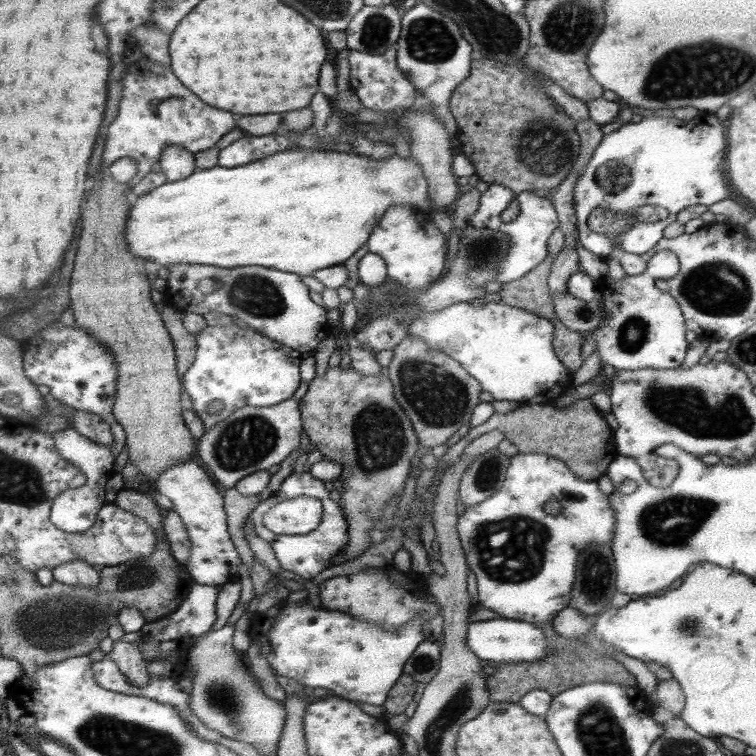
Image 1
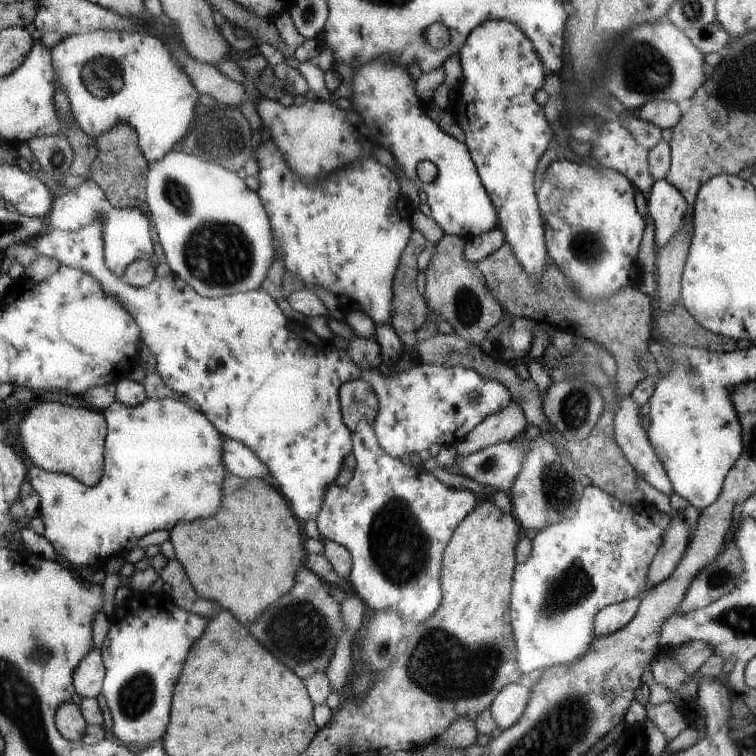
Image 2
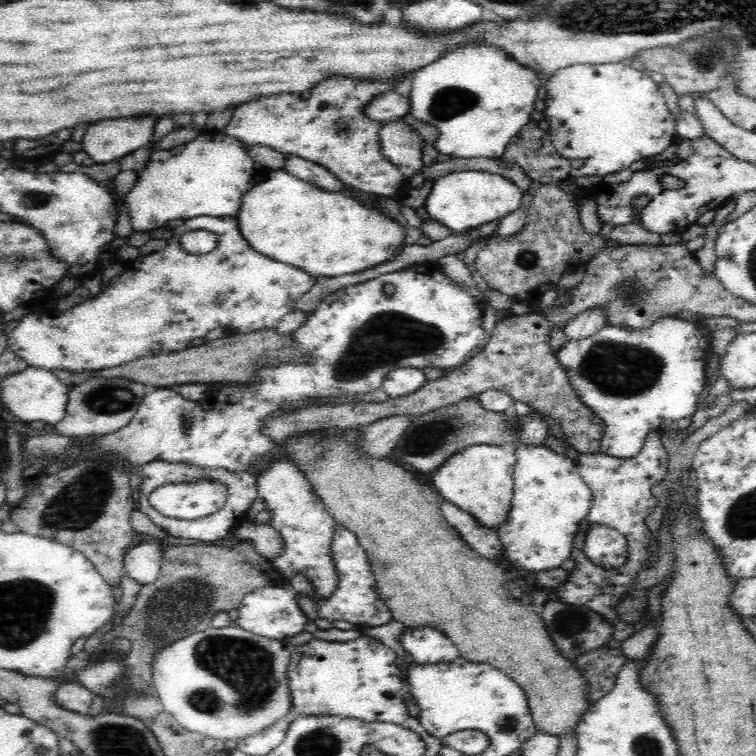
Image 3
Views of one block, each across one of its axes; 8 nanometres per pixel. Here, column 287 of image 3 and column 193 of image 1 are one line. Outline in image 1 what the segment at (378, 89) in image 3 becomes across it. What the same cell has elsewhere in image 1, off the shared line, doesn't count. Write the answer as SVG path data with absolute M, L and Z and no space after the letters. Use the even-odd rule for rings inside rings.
M142 57L138 63L128 66L128 72L121 81L124 88L120 109L108 130L108 148L104 152L102 166L111 167L121 158L134 158L140 169L131 182L133 186L152 173L156 162L162 162L162 155L168 147L180 145L198 154L216 147L226 134L238 126L236 114L206 104L198 94L182 84L172 66Z

